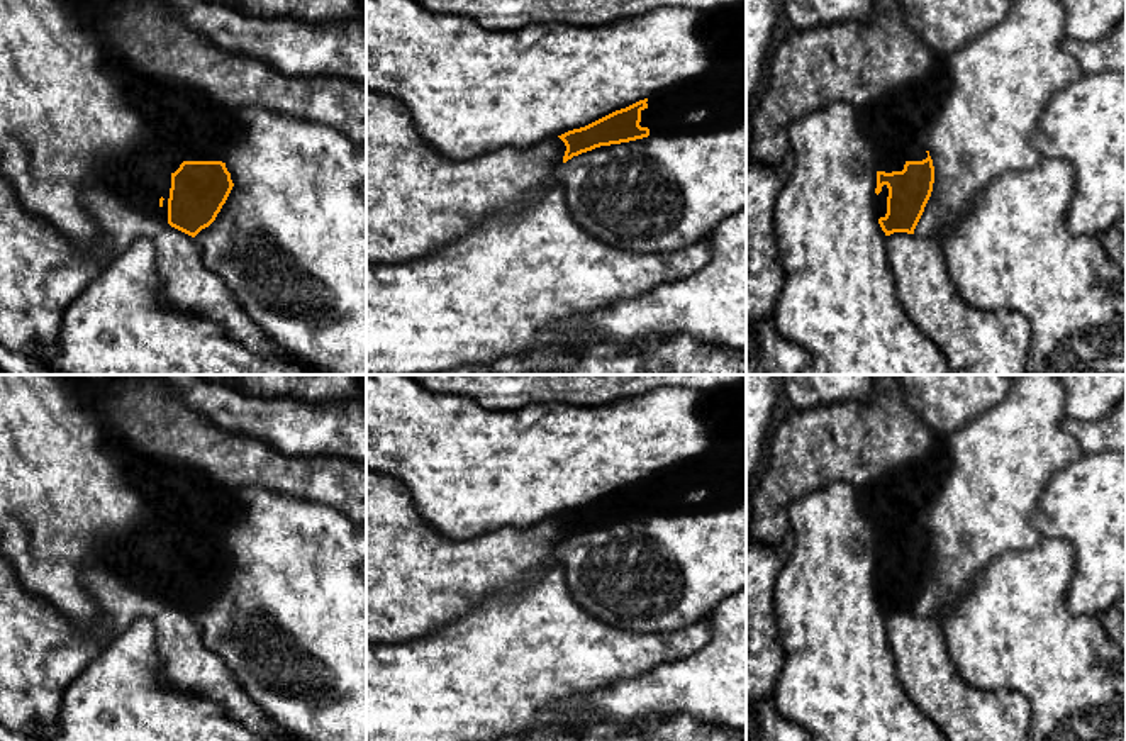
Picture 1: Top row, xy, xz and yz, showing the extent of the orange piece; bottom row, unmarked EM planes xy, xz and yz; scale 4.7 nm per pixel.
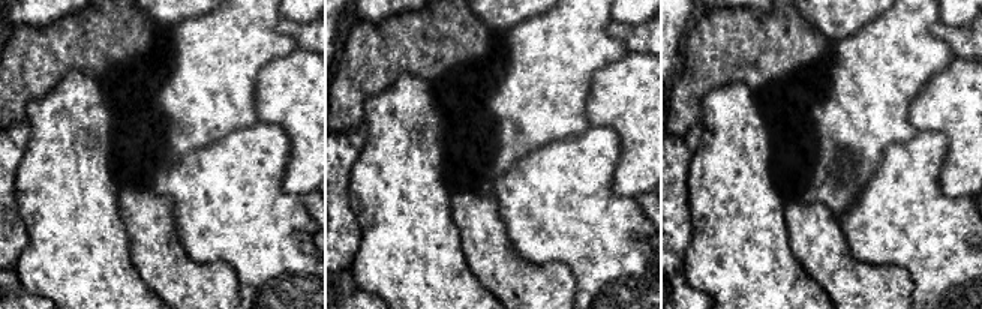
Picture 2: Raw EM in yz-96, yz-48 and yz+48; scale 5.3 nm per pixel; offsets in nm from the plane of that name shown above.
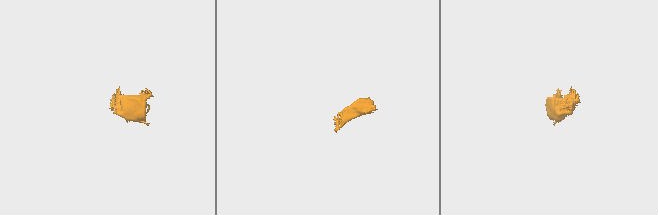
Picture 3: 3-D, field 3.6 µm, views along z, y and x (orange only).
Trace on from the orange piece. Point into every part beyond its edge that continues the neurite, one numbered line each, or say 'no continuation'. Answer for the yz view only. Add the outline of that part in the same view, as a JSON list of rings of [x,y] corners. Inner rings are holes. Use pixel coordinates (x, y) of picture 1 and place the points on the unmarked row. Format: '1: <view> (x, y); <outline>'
1: yz (897, 541); [[[895,531],[895,534],[892,536],[890,544],[895,548],[895,551],[902,551],[904,544],[907,541],[923,541],[928,538],[928,532],[923,531],[919,536],[912,538],[912,536],[902,536],[899,531]]]

